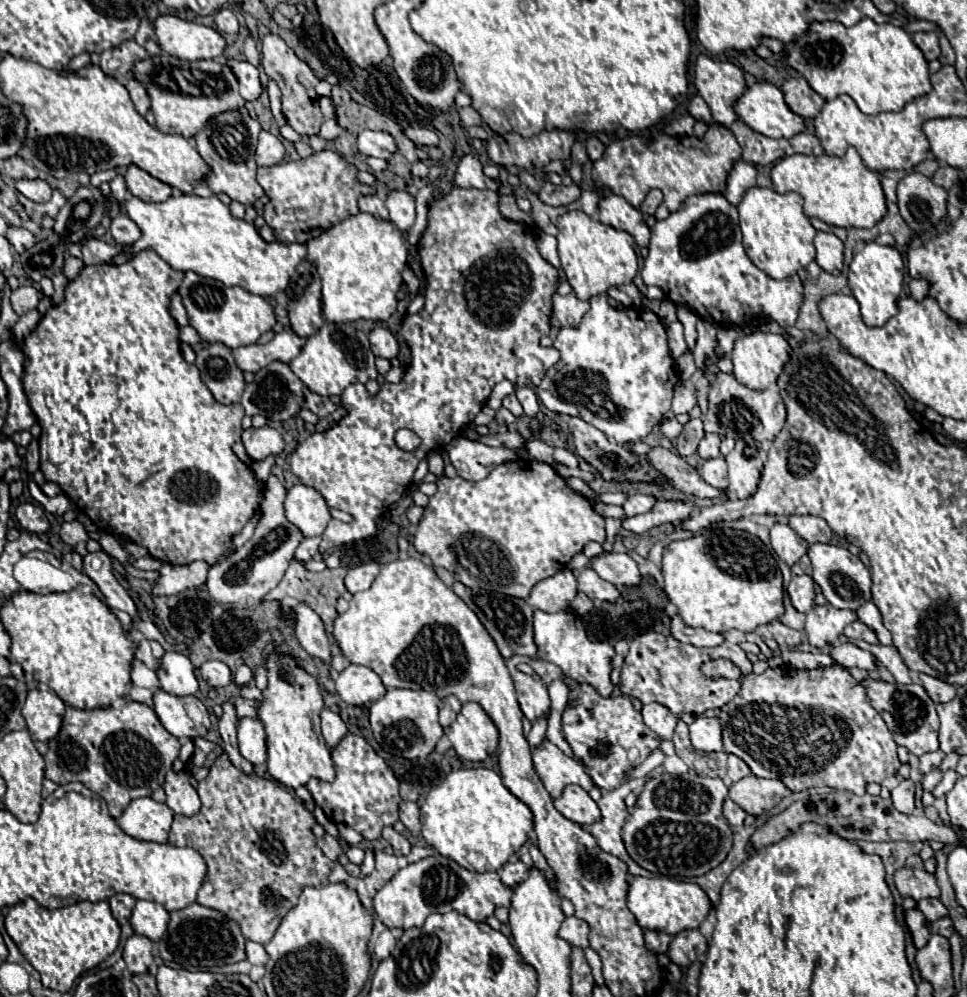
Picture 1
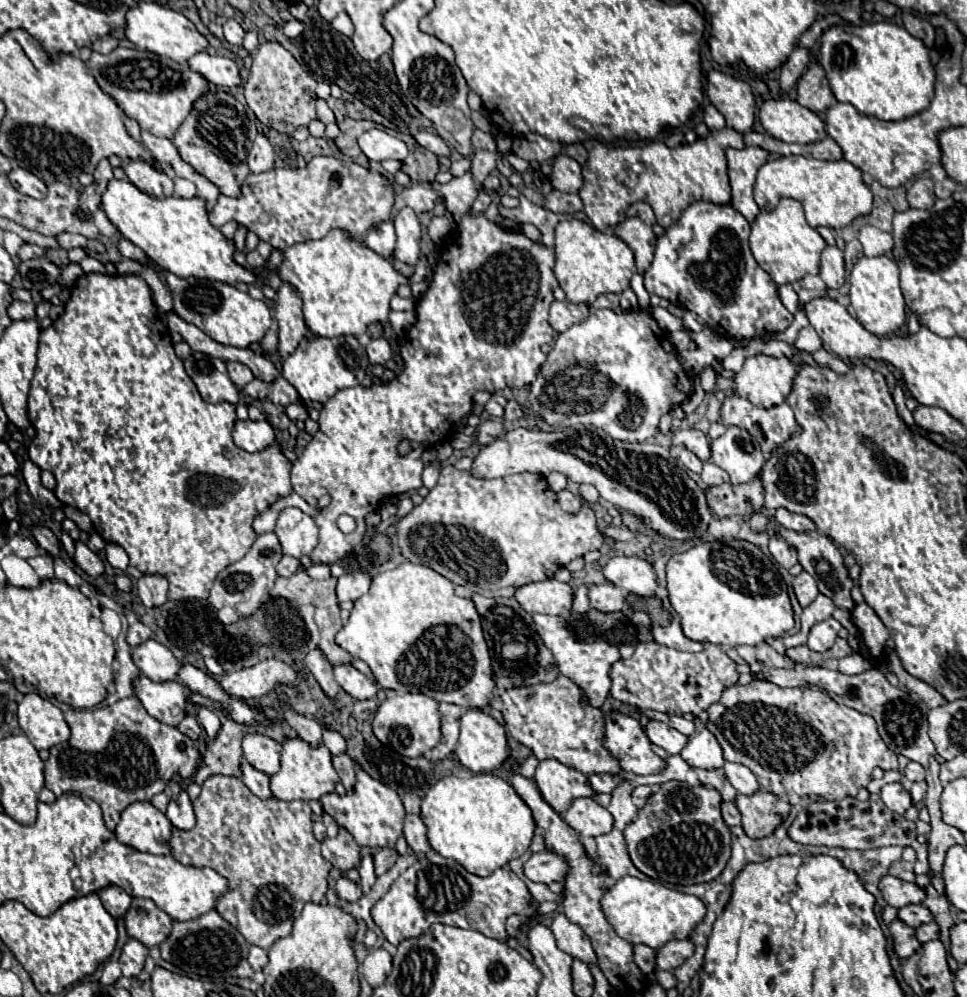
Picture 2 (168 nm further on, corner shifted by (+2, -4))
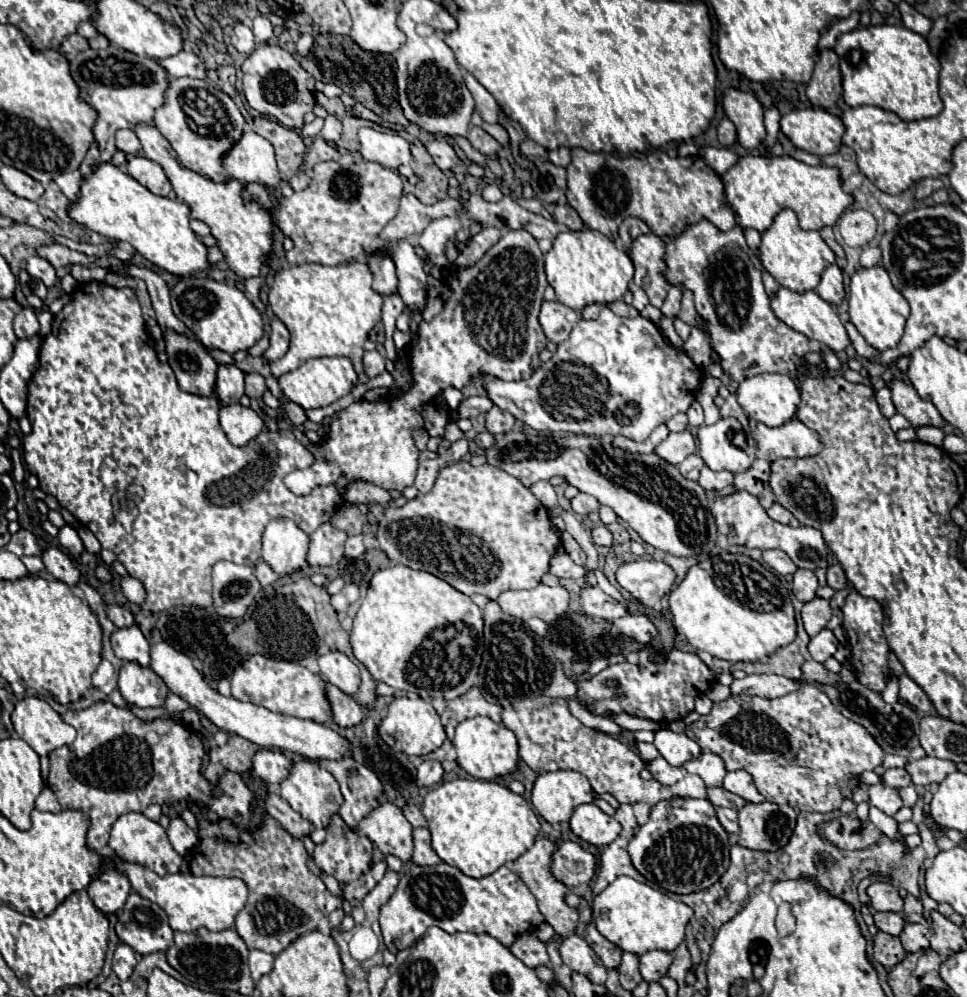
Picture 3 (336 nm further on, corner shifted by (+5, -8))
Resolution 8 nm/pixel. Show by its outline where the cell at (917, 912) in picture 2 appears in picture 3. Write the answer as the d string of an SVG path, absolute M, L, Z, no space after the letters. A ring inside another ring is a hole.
M875 911L873 919L875 919L875 927L883 933L889 933L889 935L899 935L905 927L901 913L879 913L879 911Z

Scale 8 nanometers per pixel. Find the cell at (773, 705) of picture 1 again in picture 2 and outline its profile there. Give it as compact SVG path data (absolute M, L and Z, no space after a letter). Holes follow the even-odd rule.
M760 679L748 685L730 685L722 699L710 705L708 715L708 729L718 739L724 759L746 765L758 777L760 787L780 799L786 799L788 795L830 795L832 799L842 799L844 795L856 797L860 787L868 787L874 767L884 771L898 769L898 757L878 735L876 721L872 717L840 705L826 693L808 687L790 689Z

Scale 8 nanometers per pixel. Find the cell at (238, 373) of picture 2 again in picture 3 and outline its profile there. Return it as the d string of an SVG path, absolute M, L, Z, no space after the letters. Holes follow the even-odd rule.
M219 365L217 381L215 381L215 395L219 397L219 401L225 405L239 403L245 385L243 379L245 379L243 371L237 369L235 365Z

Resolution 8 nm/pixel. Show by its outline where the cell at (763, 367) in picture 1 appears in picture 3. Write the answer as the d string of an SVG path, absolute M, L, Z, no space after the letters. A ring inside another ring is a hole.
M763 373L745 379L737 389L737 399L743 411L769 427L781 427L795 419L801 395L789 375Z

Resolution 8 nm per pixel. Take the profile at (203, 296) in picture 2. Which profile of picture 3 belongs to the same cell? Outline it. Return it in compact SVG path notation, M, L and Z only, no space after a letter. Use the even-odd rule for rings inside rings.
M183 277L171 289L173 313L195 333L195 337L207 347L225 353L237 353L253 347L263 335L263 319L245 293L237 287L213 281L209 277Z

